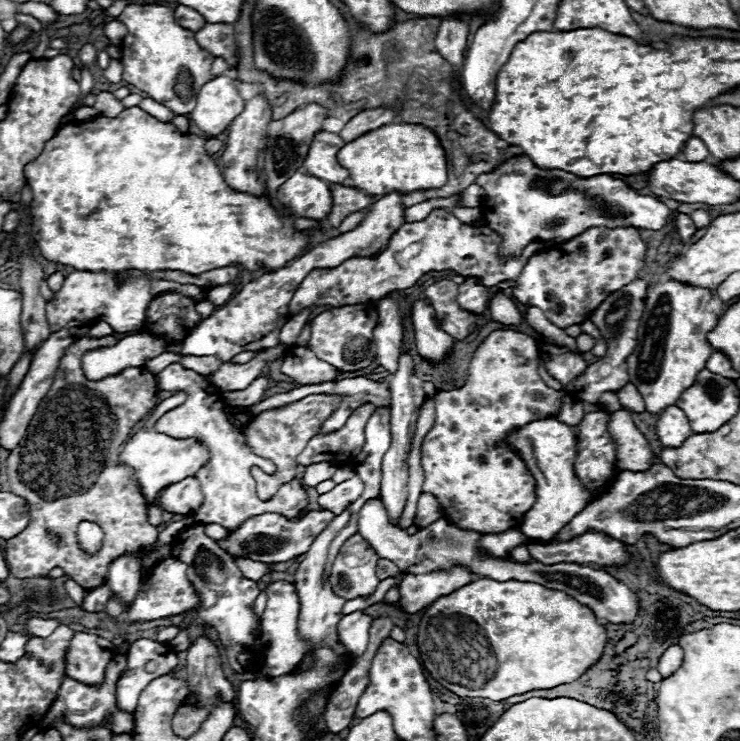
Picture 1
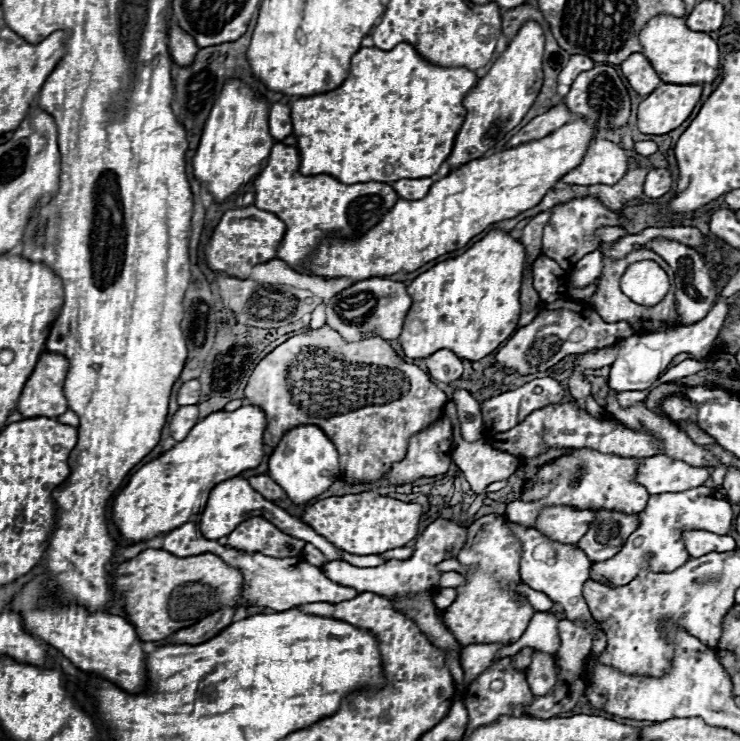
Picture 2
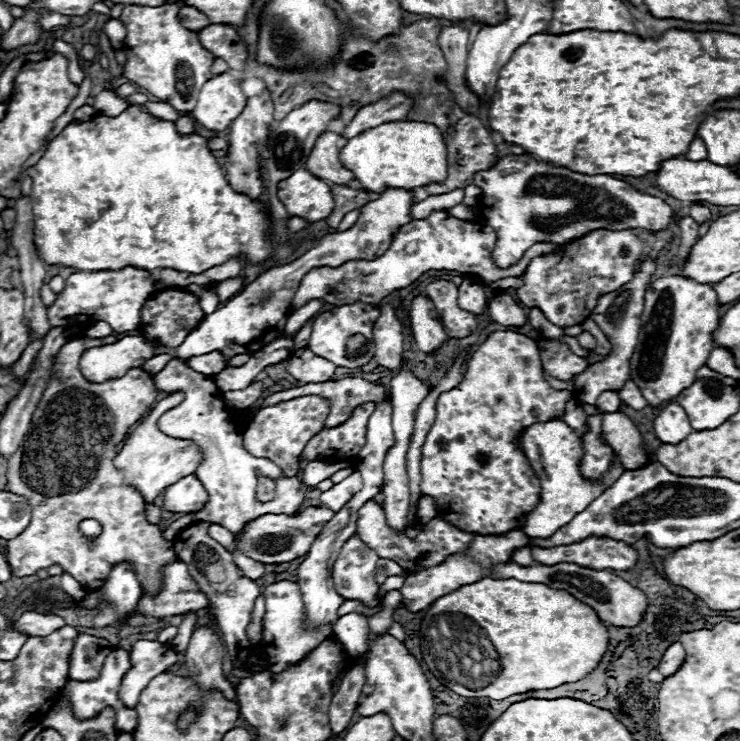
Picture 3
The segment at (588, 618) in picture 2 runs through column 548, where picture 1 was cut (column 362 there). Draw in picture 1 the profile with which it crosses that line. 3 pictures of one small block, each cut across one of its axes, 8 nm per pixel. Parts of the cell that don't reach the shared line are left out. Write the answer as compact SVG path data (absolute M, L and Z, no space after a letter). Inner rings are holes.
M354 534L340 548L328 582L332 584L332 590L344 600L366 598L380 582L376 576L376 564L378 554L368 546L368 542L364 542L360 534Z

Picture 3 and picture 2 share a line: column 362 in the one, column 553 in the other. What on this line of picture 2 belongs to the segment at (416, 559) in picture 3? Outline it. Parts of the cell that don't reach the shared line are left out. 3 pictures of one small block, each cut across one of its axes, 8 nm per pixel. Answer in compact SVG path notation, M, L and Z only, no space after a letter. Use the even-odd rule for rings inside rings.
M544 506L536 518L536 530L560 544L576 544L588 530L594 514L570 506Z

